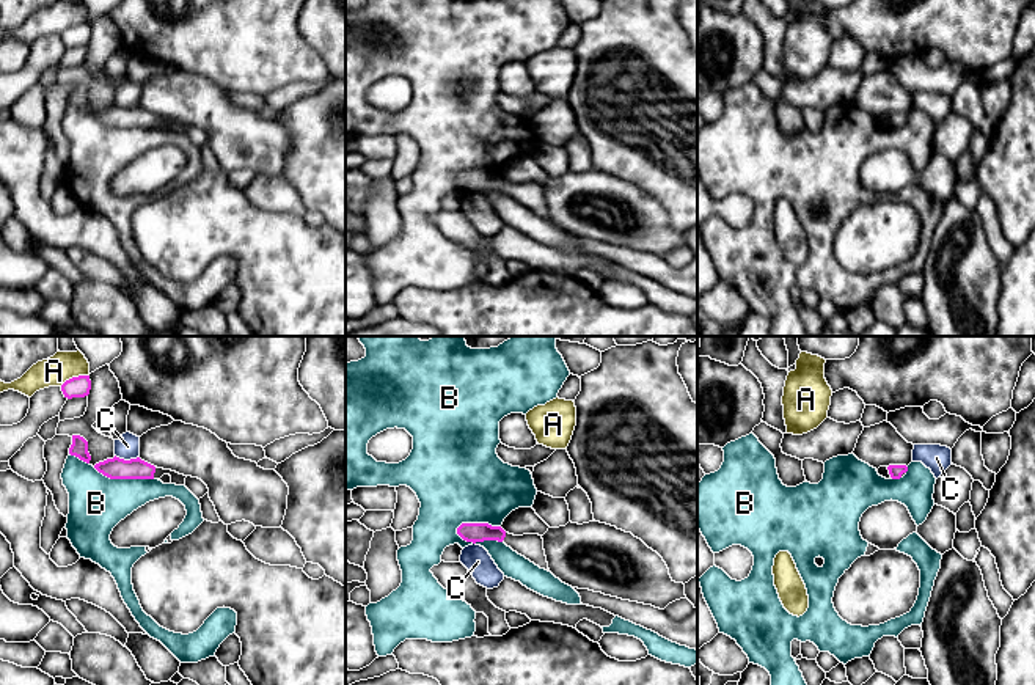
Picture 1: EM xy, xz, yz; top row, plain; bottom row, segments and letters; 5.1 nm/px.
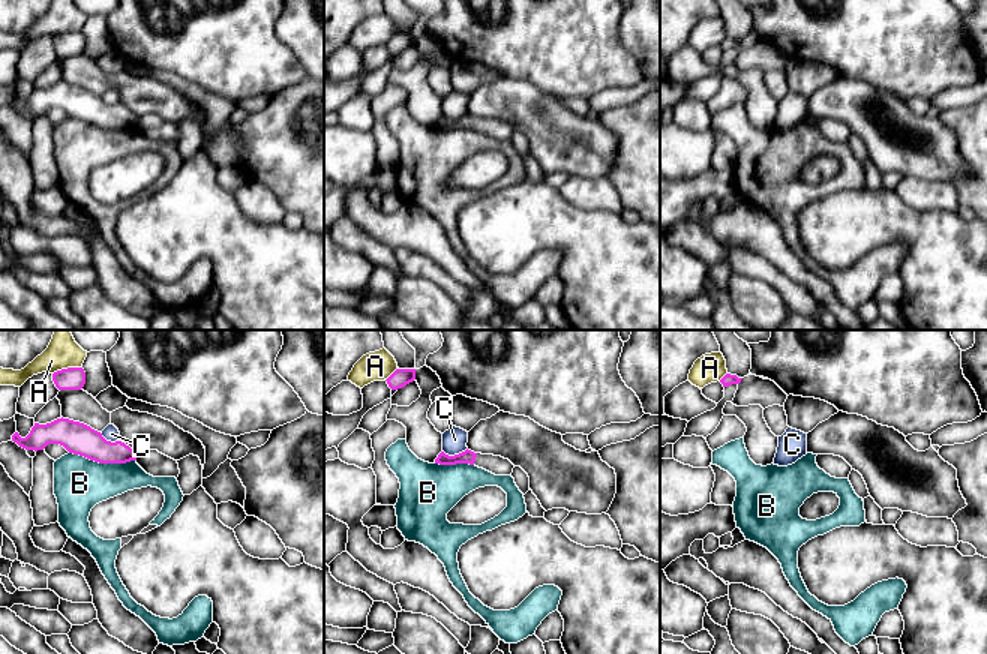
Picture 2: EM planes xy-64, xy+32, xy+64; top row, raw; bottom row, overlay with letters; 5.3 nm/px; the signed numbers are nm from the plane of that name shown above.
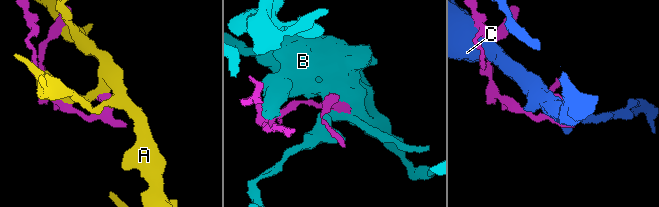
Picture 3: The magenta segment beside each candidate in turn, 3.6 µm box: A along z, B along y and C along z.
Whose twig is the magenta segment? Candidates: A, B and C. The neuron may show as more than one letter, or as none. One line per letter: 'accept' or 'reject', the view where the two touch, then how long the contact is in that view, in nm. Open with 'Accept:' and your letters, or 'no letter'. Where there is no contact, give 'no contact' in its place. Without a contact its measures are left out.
Accept: no letter
A: reject; meets magenta in xy; contact 160 nm long
B: reject; meets magenta in xz; contact 260 nm long
C: reject; meets magenta in xy; contact 130 nm long

